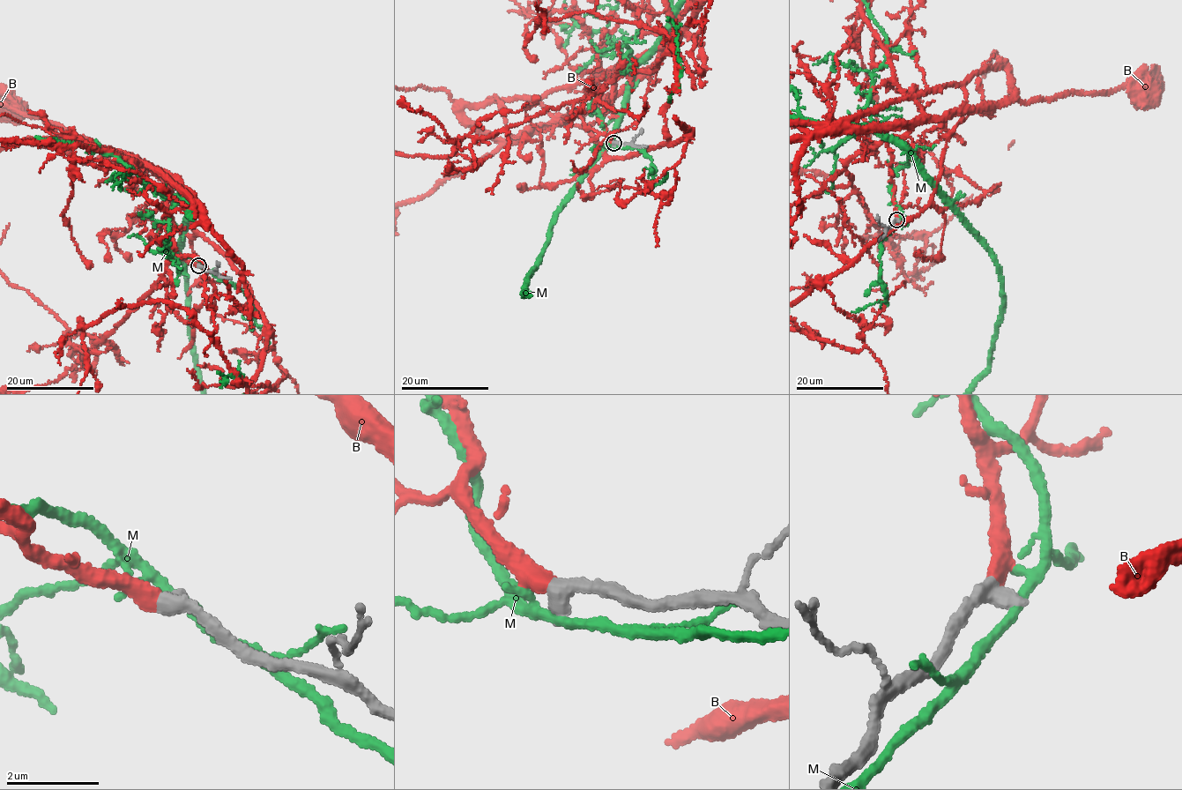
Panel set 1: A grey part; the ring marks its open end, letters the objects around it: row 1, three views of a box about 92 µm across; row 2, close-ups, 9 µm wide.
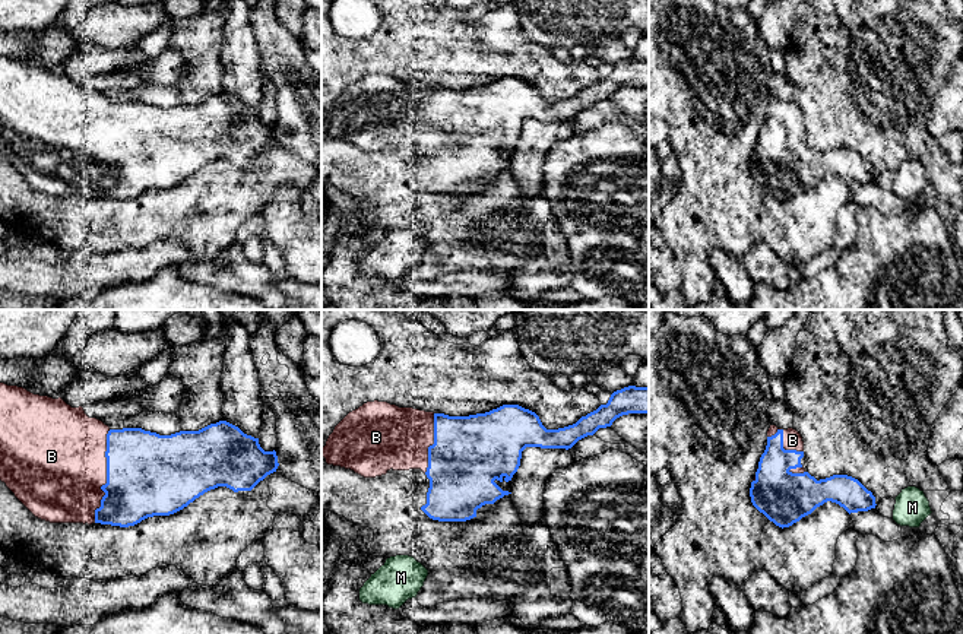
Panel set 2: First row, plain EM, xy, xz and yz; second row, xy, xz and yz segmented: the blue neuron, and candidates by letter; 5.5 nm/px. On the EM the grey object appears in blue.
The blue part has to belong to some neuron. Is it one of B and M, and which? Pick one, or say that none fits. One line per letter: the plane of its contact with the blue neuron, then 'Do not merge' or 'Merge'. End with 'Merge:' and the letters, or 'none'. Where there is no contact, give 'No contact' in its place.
B: Touches blue in xy. Merge
M: No contact. Do not merge
Merge: B

